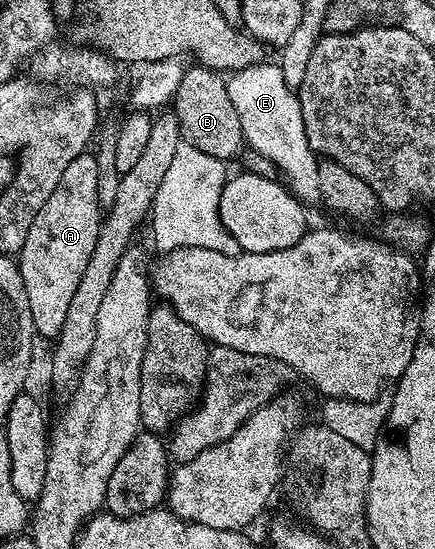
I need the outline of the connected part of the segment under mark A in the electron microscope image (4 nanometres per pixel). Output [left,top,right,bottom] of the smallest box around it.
[16,153,99,337]

